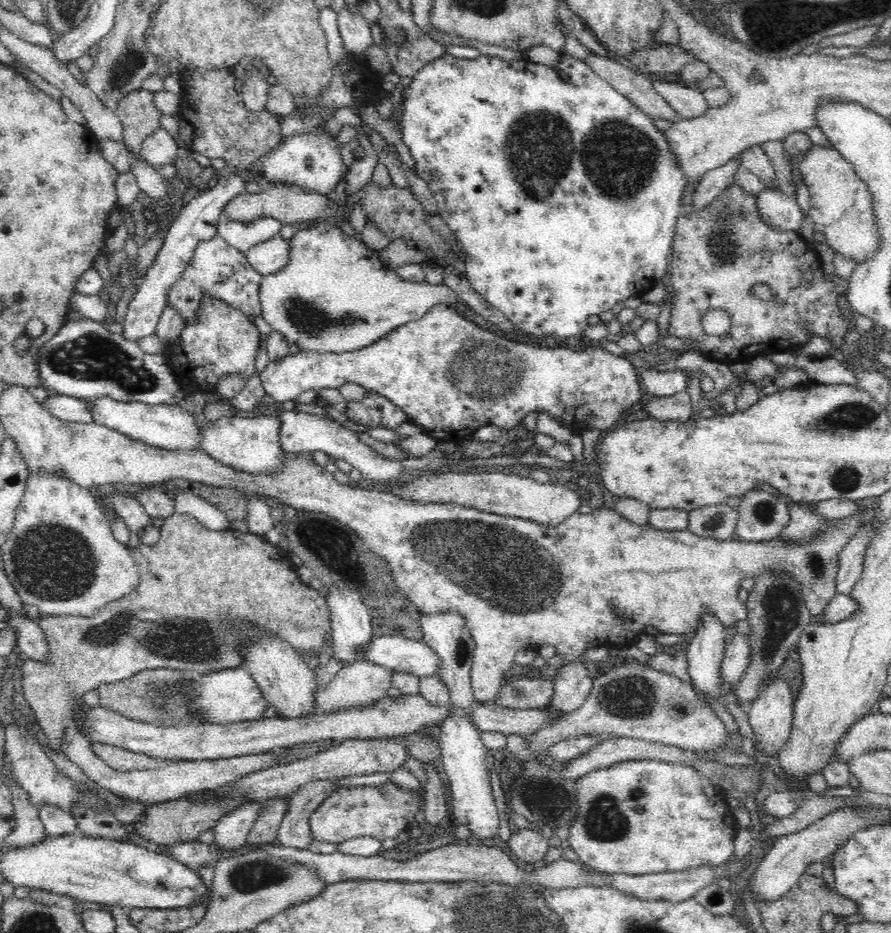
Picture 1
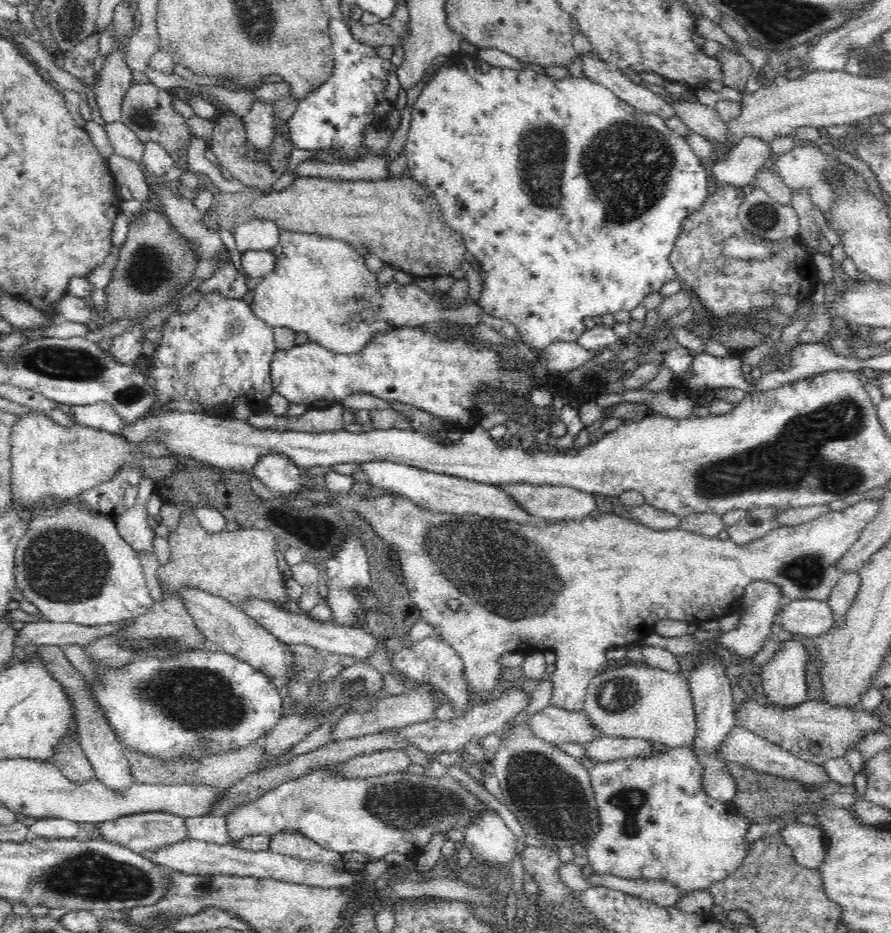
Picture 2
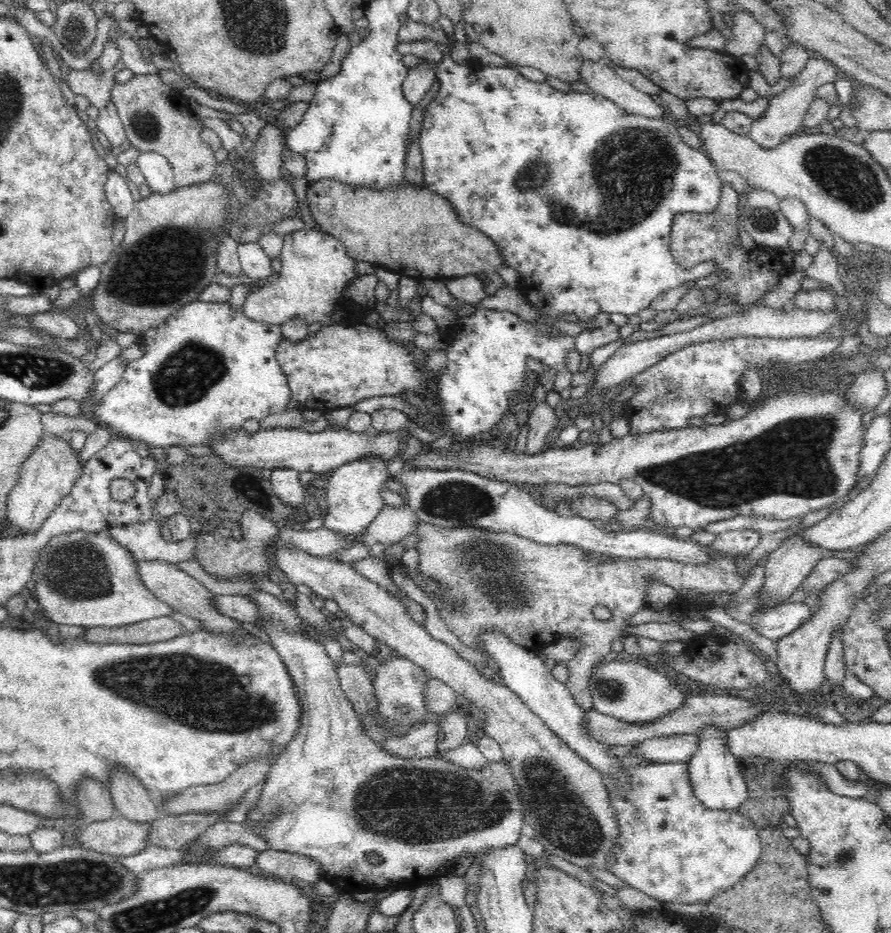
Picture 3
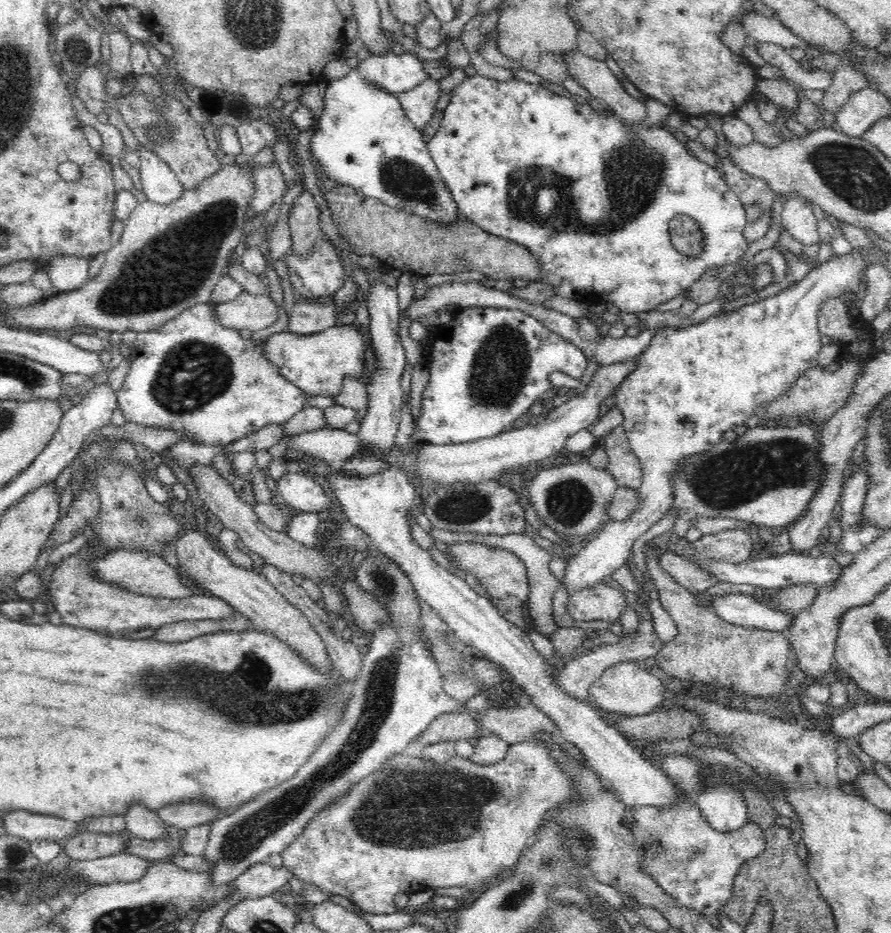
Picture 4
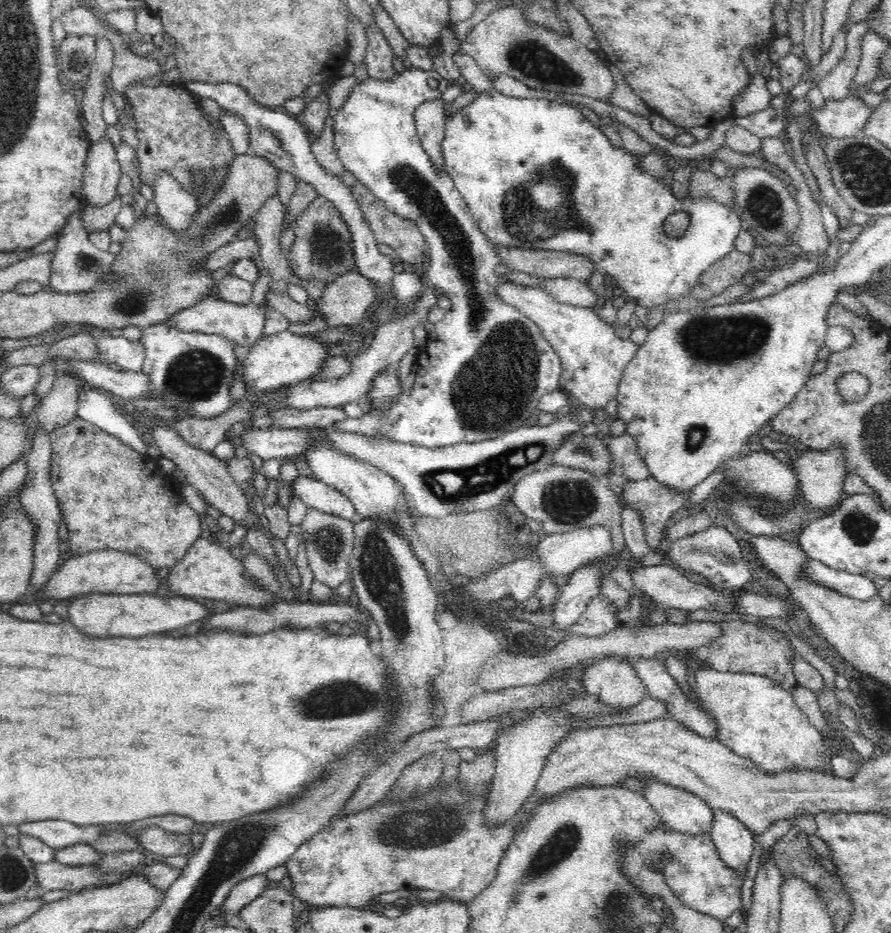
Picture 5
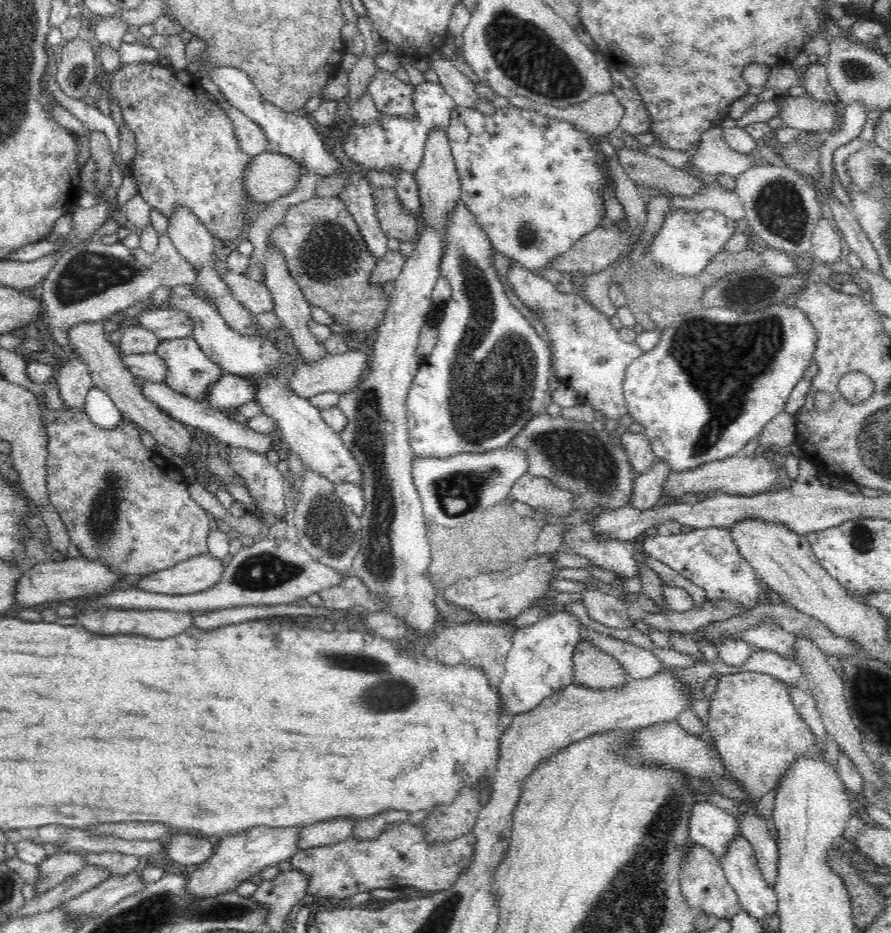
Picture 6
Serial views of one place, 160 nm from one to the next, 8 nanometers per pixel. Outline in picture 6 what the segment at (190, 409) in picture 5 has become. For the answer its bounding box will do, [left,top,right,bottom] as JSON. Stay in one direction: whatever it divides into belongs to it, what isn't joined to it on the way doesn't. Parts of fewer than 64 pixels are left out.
[156,336,225,402]

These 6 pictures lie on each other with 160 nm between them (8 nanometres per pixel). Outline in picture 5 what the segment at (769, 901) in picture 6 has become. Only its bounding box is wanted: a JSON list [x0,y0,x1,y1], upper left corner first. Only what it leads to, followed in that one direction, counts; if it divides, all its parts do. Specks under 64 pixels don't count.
[710,808,754,882]

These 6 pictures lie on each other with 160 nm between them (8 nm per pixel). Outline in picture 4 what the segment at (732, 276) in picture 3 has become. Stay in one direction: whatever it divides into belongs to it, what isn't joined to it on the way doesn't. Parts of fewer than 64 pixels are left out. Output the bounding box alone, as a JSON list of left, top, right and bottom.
[669,215,704,256]

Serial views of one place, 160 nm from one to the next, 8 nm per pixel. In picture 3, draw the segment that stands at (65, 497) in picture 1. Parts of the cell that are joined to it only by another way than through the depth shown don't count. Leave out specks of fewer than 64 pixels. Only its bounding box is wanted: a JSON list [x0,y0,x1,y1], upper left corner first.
[30,530,176,628]

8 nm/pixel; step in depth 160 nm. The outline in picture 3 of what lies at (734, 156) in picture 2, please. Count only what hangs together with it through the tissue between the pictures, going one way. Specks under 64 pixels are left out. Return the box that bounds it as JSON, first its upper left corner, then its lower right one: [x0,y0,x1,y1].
[748,57,837,148]

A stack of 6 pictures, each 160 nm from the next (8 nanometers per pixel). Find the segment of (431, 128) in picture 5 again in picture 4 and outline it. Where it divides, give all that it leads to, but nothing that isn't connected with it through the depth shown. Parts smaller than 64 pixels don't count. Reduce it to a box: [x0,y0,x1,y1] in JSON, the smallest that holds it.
[398,80,440,132]

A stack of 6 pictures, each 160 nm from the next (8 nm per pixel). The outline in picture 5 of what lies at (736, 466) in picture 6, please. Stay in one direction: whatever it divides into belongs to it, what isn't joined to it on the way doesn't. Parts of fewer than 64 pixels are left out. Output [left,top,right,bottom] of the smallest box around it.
[623,475,690,551]

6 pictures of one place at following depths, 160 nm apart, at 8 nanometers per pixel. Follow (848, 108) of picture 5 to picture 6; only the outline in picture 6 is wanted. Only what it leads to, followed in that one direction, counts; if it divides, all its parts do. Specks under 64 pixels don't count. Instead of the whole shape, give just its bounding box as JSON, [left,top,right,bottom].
[777,95,836,132]

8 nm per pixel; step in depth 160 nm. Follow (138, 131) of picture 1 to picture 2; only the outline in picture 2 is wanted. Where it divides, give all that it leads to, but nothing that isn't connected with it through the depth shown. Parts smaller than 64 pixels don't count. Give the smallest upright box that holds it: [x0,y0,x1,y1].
[121,81,192,158]

